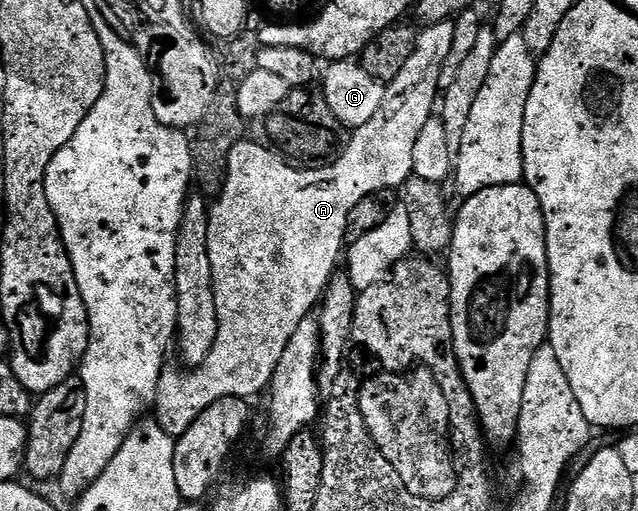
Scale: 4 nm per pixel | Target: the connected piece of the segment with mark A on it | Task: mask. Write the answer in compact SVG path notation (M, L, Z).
M452 21L419 30L414 55L406 59L406 67L398 71L396 78L387 82L378 115L349 136L346 151L337 161L319 167L297 167L267 144L255 145L251 139L239 141L234 151L230 151L224 190L211 202L208 211L208 250L214 303L218 311L218 335L210 355L206 355L201 365L191 371L165 367L160 372L154 420L162 431L178 439L191 427L194 419L198 419L206 407L218 403L218 399L252 399L255 393L263 394L271 386L278 359L282 359L290 335L294 335L298 323L319 306L328 282L337 272L336 264L339 261L341 264L348 237L348 213L354 211L354 203L379 189L399 190L413 174L414 143L437 108L441 92L438 75L442 75L444 60L450 55L450 43L454 43Z

